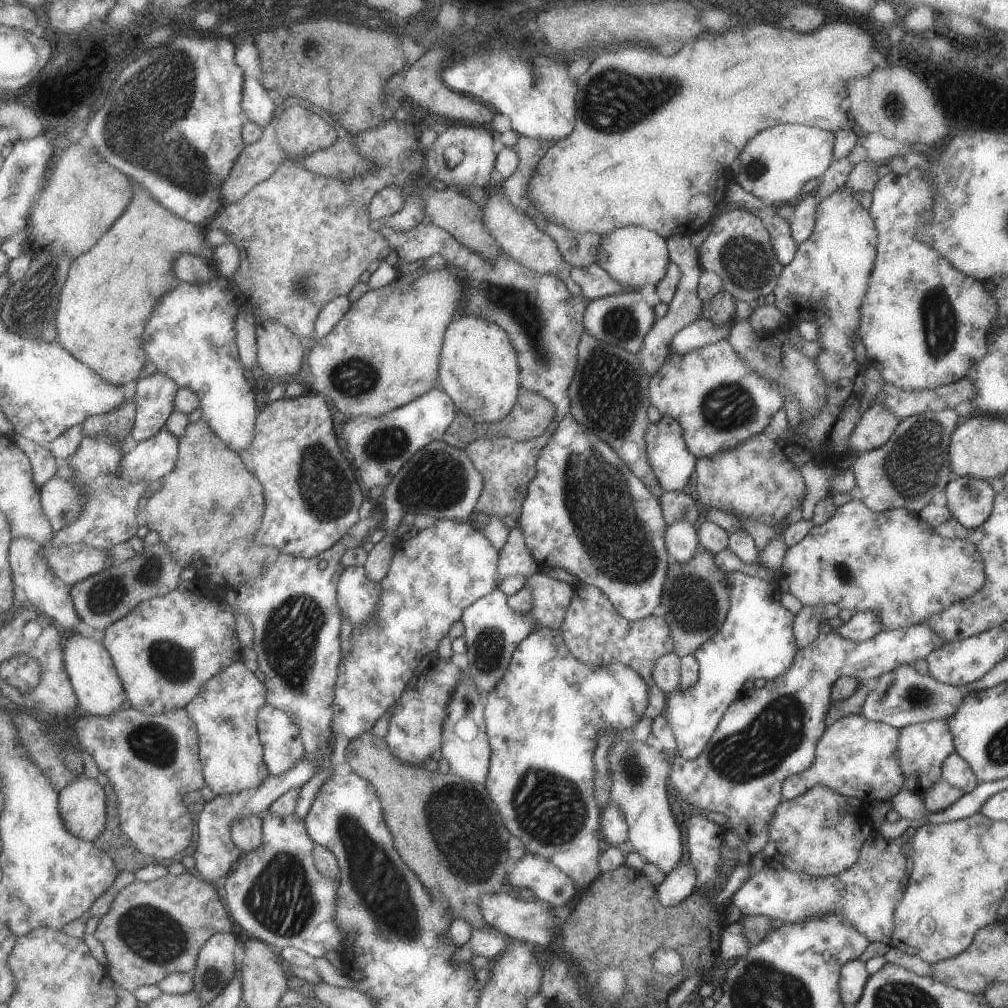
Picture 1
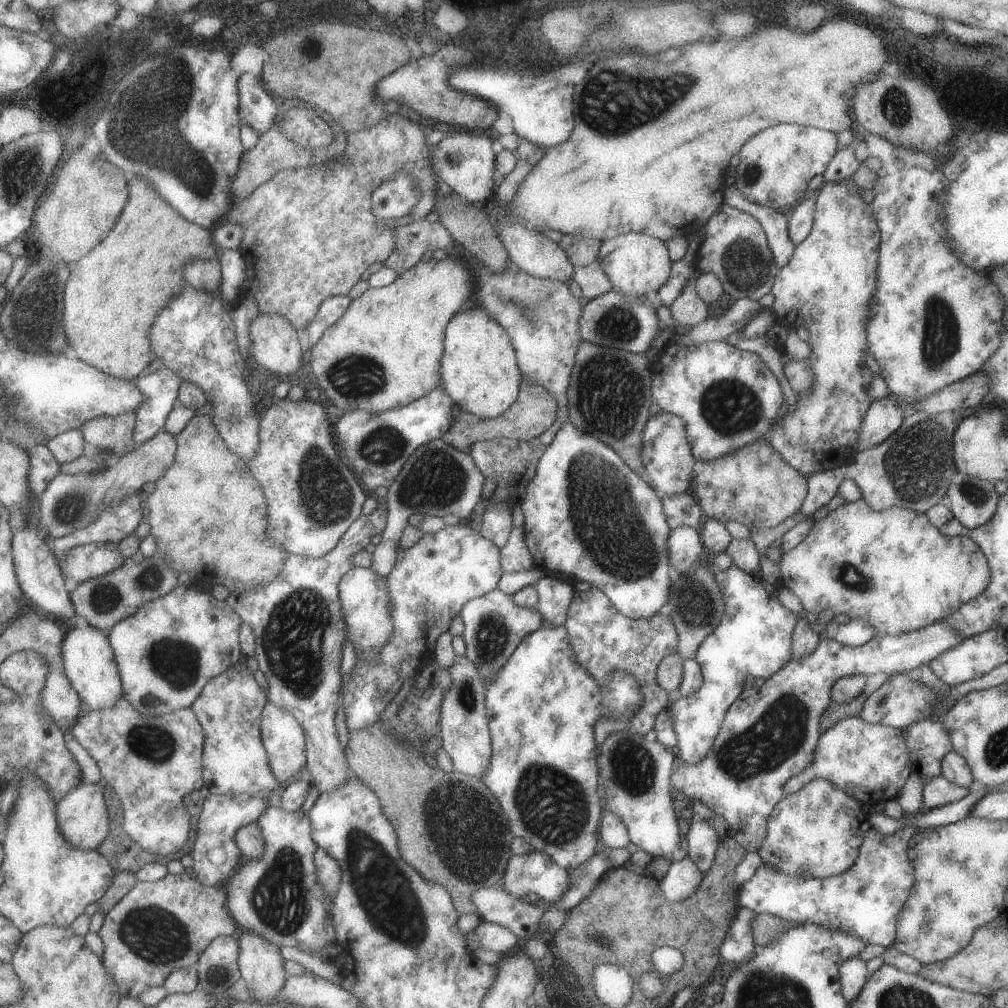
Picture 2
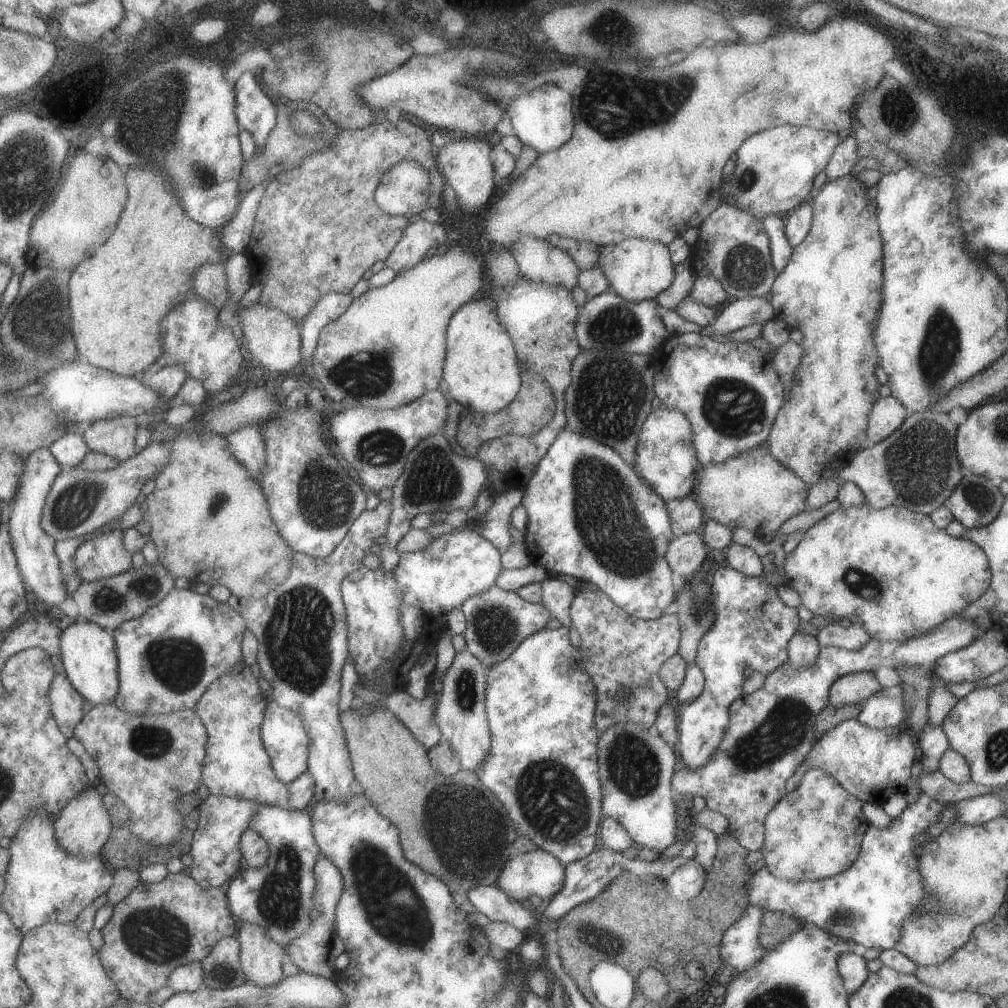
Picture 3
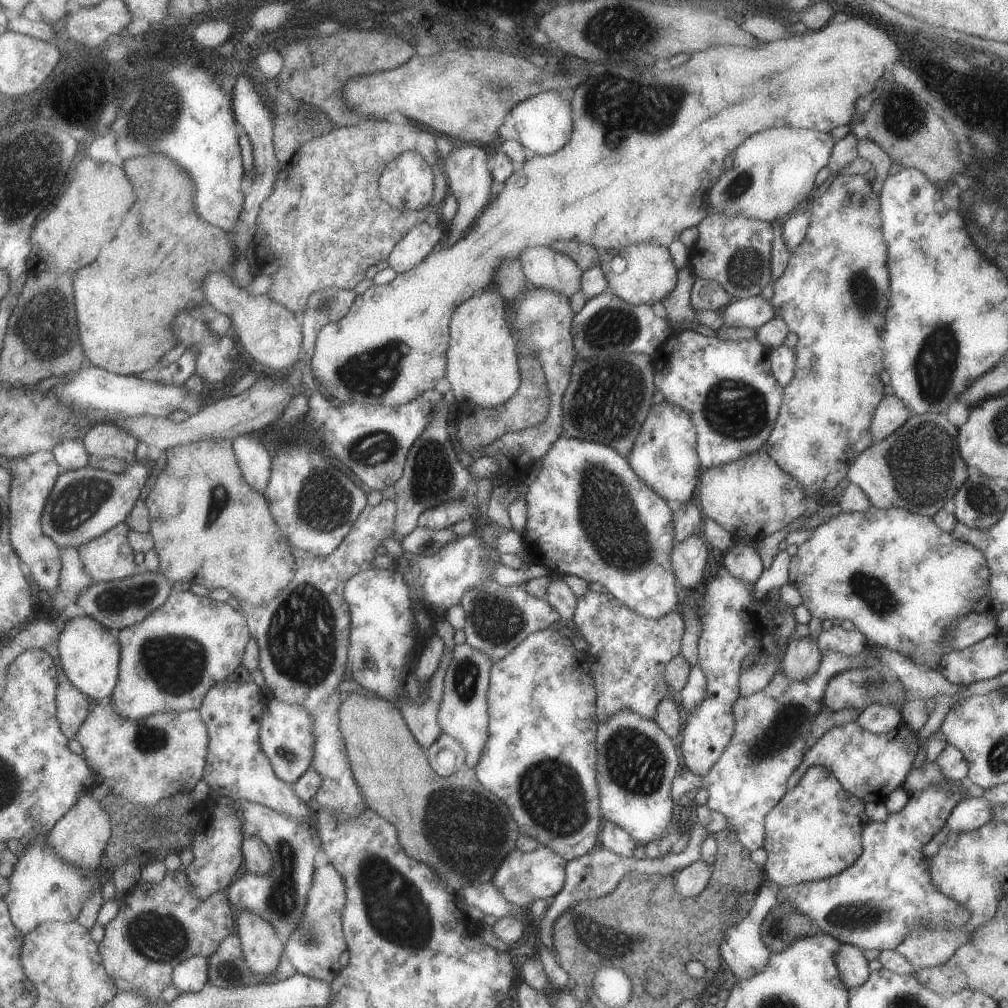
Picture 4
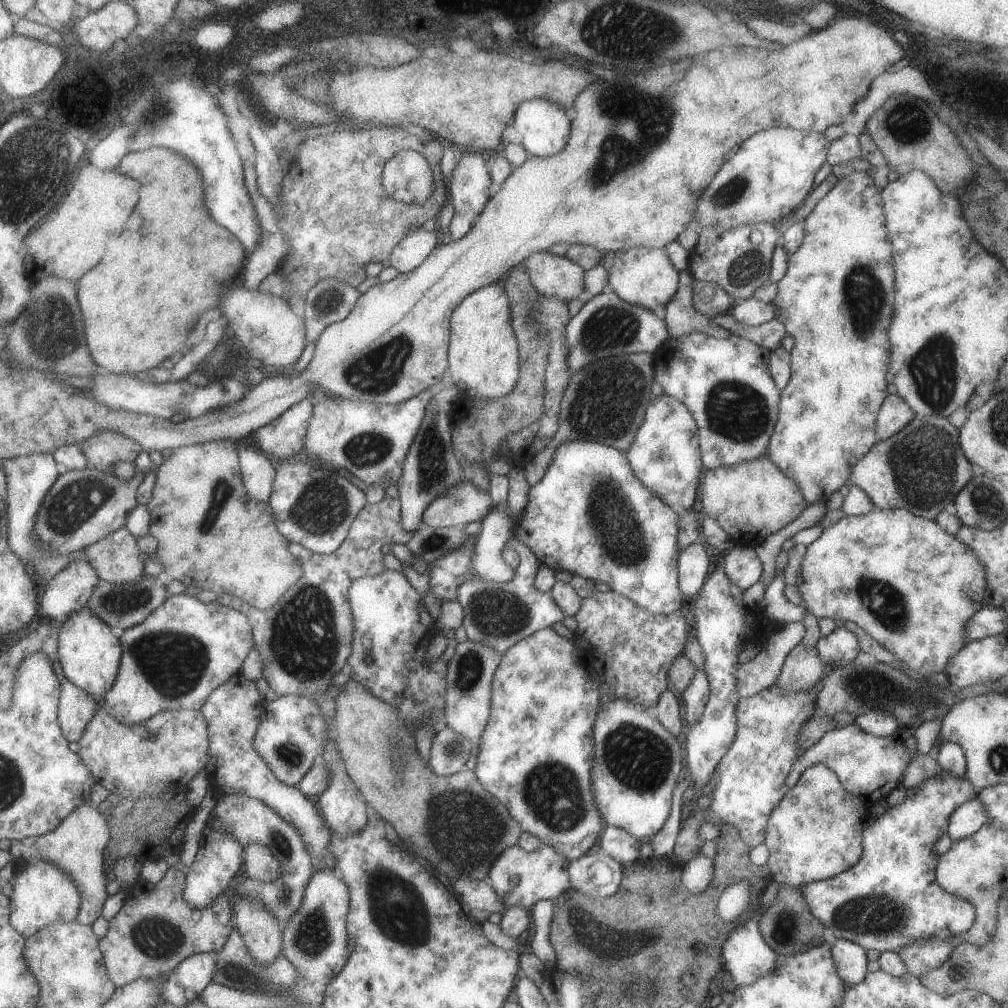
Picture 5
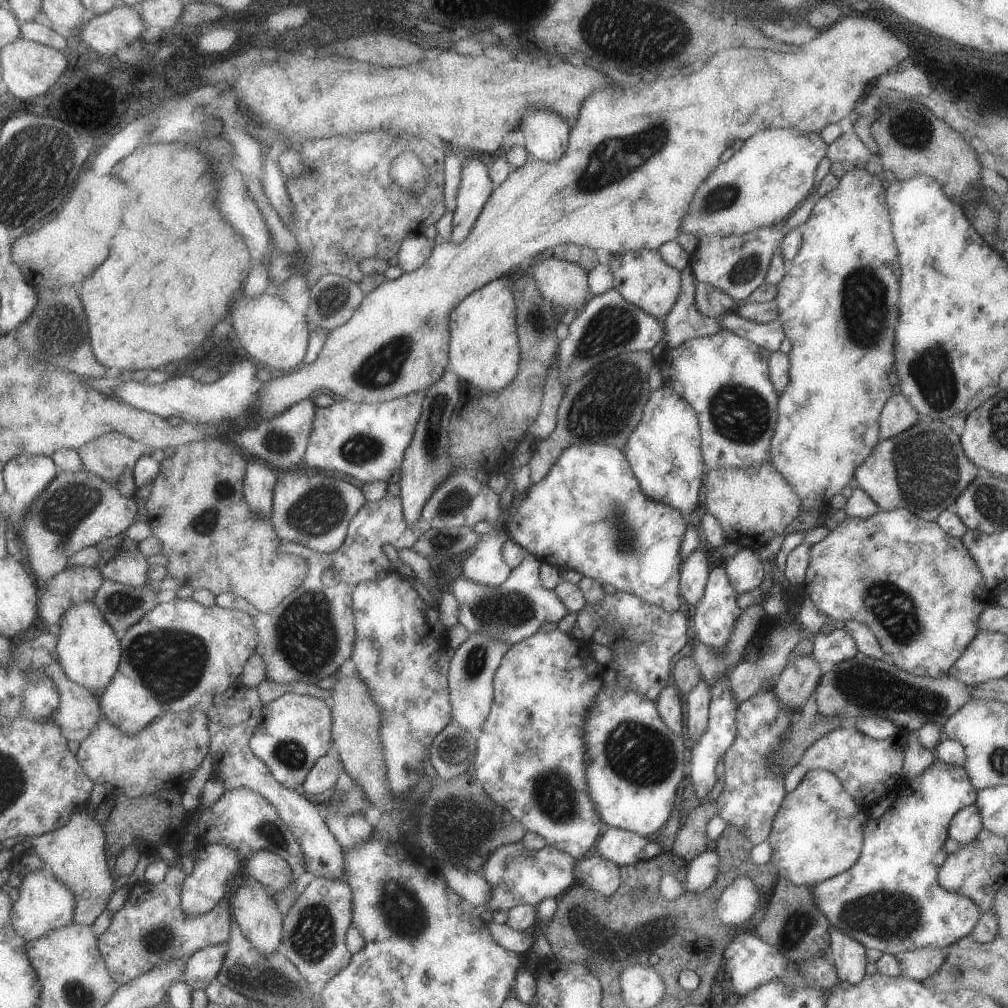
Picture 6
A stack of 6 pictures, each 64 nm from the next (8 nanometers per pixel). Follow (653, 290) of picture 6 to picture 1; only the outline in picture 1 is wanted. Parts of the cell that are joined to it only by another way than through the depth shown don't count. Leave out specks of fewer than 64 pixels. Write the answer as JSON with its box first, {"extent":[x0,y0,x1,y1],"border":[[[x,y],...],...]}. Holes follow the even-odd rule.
{"extent":[597,226,669,292],"border":[[[629,226],[629,228],[603,236],[603,248],[599,252],[597,262],[625,288],[633,292],[647,292],[649,286],[655,288],[665,278],[665,268],[667,268],[669,258],[667,258],[665,238],[651,232],[649,228]]]}

